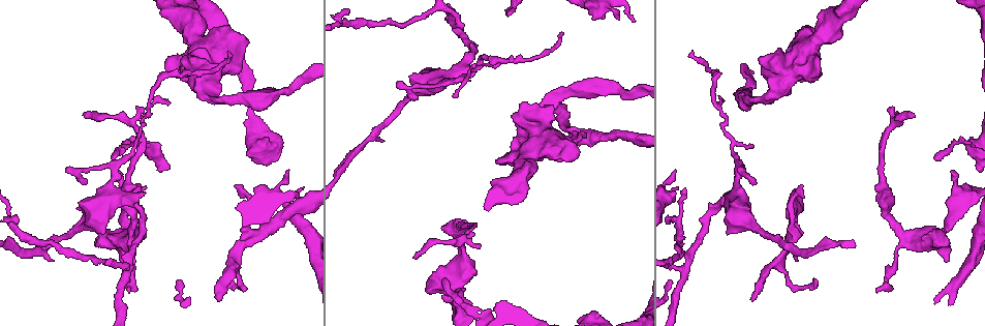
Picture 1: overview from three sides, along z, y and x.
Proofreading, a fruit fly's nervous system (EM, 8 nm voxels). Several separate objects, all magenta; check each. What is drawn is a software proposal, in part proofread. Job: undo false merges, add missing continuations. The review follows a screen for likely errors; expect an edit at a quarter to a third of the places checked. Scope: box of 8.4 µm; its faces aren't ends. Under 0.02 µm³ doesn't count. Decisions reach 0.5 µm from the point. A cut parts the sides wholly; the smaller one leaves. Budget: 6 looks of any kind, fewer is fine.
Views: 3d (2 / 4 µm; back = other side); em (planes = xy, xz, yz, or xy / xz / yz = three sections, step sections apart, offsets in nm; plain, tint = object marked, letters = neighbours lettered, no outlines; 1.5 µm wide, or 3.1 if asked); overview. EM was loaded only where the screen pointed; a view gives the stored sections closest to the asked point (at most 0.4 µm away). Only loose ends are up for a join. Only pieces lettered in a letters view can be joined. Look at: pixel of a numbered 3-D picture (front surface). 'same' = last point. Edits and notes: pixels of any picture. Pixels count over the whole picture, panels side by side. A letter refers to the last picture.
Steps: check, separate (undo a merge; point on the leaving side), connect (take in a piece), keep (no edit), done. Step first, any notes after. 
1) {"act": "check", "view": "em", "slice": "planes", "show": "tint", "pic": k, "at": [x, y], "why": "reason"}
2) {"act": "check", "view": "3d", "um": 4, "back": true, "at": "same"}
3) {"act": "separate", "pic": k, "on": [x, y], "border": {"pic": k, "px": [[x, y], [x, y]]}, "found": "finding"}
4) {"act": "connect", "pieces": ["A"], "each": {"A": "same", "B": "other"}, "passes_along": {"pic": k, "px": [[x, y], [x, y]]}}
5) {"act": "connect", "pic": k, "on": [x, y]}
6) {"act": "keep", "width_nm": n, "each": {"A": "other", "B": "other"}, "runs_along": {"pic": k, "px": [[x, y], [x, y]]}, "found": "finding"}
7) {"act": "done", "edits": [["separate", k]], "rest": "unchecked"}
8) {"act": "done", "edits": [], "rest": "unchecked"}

{"act": "check", "view": "em", "slice": "xz", "step": 4, "show": "tint", "pic": 1, "at": [216, 299], "why": "an open end"}

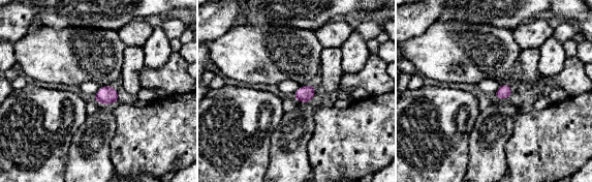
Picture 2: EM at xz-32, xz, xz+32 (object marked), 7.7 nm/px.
{"act": "check", "view": "em", "slice": "planes", "show": "letters", "at": "same"}

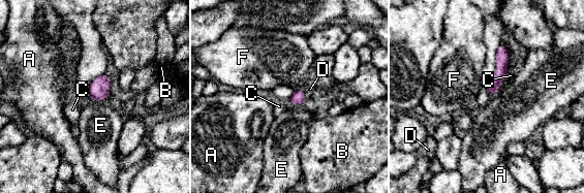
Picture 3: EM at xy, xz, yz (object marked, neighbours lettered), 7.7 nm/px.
{"act": "connect", "pieces": ["D"], "longest_contact_nm": ["C", 180], "each": {"A": "other", "B": "other", "C": "other", "D": "same", "E": "other", "F": "other"}, "found": "the neuron continues"}

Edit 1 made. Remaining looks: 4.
{"act": "check", "view": "overview"}

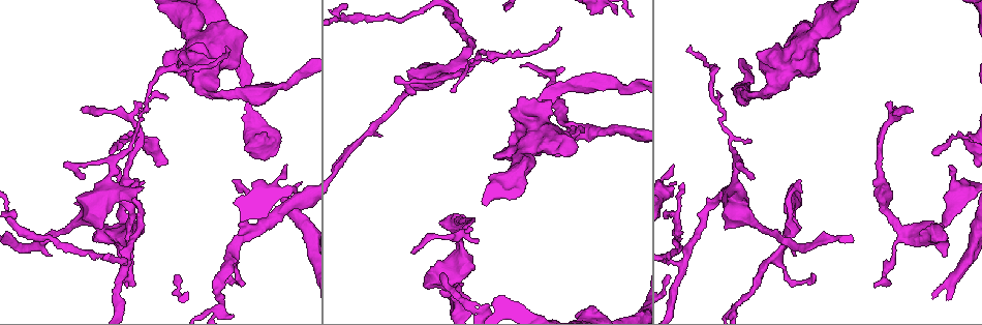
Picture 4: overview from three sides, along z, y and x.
{"act": "check", "view": "3d", "um": 4, "pic": 4, "at": [743, 82], "why": "calibre changes"}

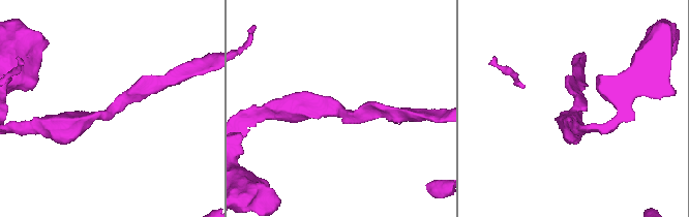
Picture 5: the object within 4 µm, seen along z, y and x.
{"act": "check", "view": "em", "slice": "xz", "step": 8, "show": "letters", "pic": 5, "at": [336, 107]}

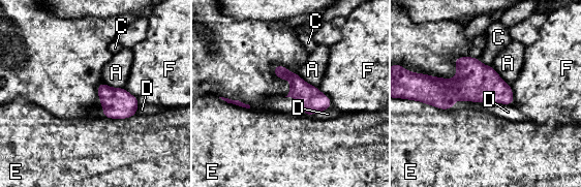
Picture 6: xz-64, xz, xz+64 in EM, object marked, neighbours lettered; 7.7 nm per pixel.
{"act": "keep", "each": {"A": "other", "C": "other", "D": "other", "E": "other", "F": "other"}, "border": {"pic": 6, "px": [[488, 102], [502, 102], [512, 105]]}, "found": "one neuron here"}

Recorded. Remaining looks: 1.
{"act": "done", "edits": [["connect", 3]], "rest": "unchecked"}

